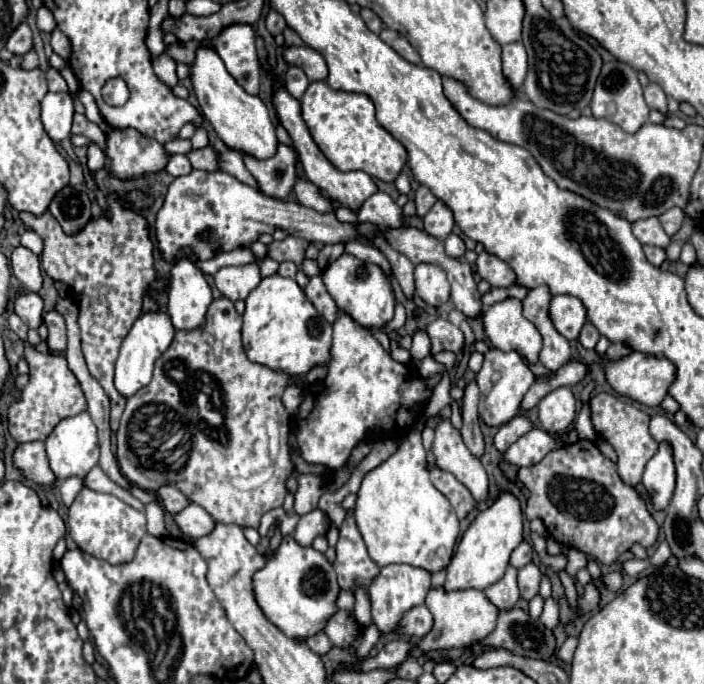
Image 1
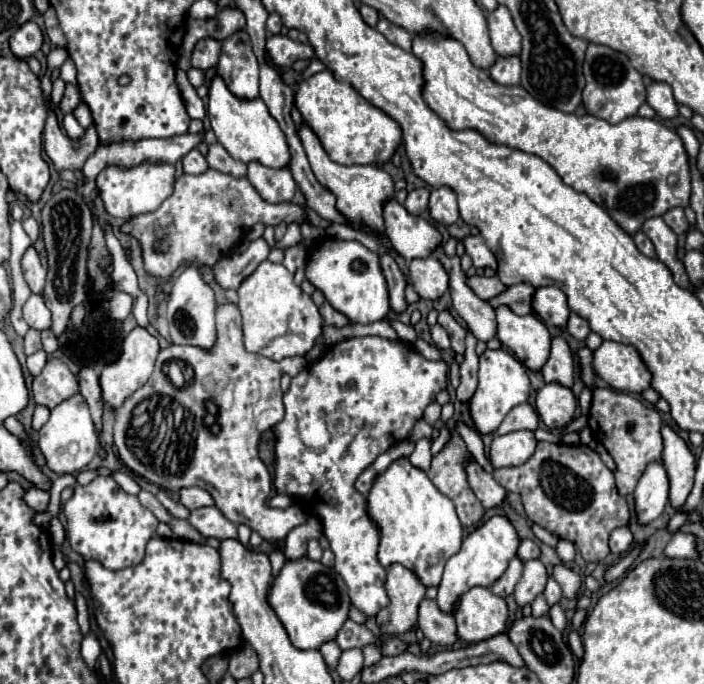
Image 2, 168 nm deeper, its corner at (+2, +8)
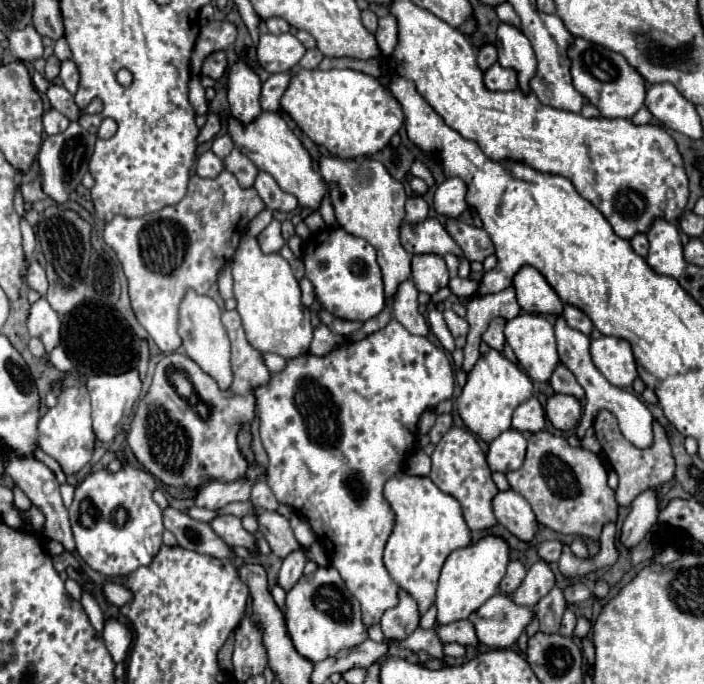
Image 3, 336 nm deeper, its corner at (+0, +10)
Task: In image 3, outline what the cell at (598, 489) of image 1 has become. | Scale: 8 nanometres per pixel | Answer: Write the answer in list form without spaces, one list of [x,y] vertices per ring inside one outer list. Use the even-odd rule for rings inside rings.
[[[541,430],[529,438],[527,458],[519,470],[507,472],[511,490],[519,492],[533,508],[541,526],[547,526],[559,534],[571,534],[591,538],[599,542],[601,530],[609,522],[617,522],[619,504],[615,492],[607,484],[607,470],[599,456],[573,448],[563,436]]]

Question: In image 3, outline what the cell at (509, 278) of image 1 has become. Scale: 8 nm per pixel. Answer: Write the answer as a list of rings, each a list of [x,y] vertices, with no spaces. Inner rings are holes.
[[[447,220],[445,228],[451,234],[451,238],[461,246],[469,262],[483,262],[487,256],[495,254],[493,242],[483,228],[469,226],[461,220]]]

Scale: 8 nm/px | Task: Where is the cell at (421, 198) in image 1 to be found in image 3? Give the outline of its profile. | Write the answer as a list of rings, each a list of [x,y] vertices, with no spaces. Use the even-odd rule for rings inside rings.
[[[413,196],[413,198],[407,198],[407,204],[405,204],[405,220],[409,224],[417,224],[421,220],[427,218],[427,202],[423,200],[423,196]]]

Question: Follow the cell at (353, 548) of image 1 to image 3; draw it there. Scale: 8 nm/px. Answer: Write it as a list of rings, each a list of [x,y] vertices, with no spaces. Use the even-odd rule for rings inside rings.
[[[395,318],[381,330],[369,334],[367,338],[359,340],[359,342],[347,342],[339,348],[335,348],[333,352],[325,354],[325,356],[313,356],[313,354],[303,354],[297,358],[287,360],[287,368],[279,374],[271,374],[271,382],[265,388],[257,388],[255,396],[257,396],[257,416],[259,416],[259,430],[261,430],[261,442],[267,450],[269,456],[269,466],[267,466],[267,484],[273,490],[275,498],[281,504],[293,506],[295,510],[299,510],[307,522],[311,524],[313,532],[319,536],[319,540],[325,544],[327,552],[329,552],[329,560],[331,566],[339,570],[341,578],[345,580],[345,586],[349,588],[349,592],[361,602],[361,612],[363,612],[363,624],[371,626],[371,624],[379,624],[383,612],[387,608],[397,606],[397,590],[399,586],[395,584],[395,580],[389,576],[387,568],[383,566],[383,548],[385,542],[389,538],[389,532],[393,530],[393,512],[389,512],[389,504],[385,504],[383,498],[383,484],[385,480],[389,480],[389,476],[397,474],[403,468],[405,458],[415,450],[415,440],[417,440],[417,420],[425,410],[433,410],[439,402],[447,400],[453,396],[453,368],[451,362],[447,358],[447,352],[443,348],[437,348],[433,342],[429,342],[425,336],[415,336],[409,334]]]

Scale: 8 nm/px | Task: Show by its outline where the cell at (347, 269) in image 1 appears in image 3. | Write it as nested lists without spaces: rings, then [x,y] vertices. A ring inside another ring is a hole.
[[[343,228],[321,230],[313,234],[303,248],[305,276],[311,280],[317,300],[337,318],[365,322],[375,318],[387,304],[383,292],[383,276],[375,258],[375,248]]]

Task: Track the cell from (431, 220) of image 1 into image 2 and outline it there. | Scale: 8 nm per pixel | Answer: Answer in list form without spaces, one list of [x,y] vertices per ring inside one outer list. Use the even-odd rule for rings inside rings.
[[[447,186],[431,190],[429,212],[431,212],[431,218],[435,222],[441,222],[441,224],[453,224],[453,222],[457,222],[457,218],[459,218],[457,194],[451,188],[447,188]]]

